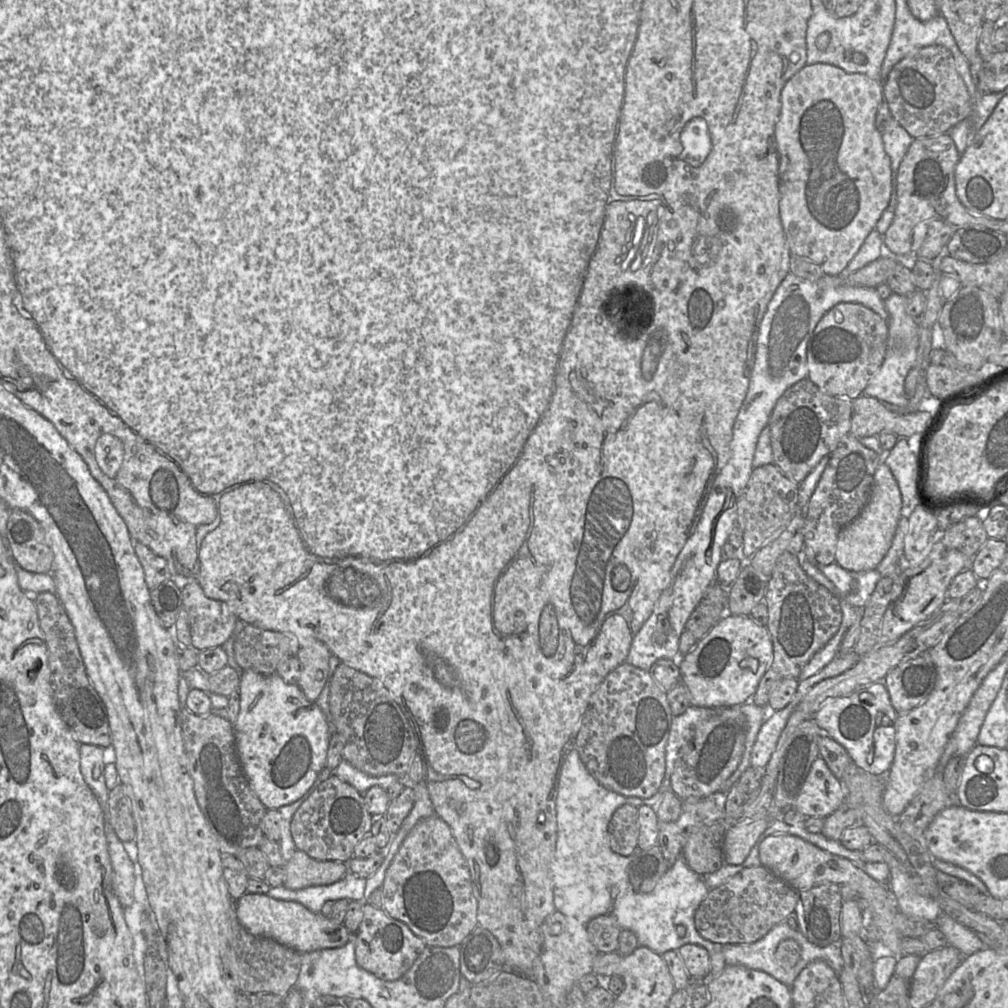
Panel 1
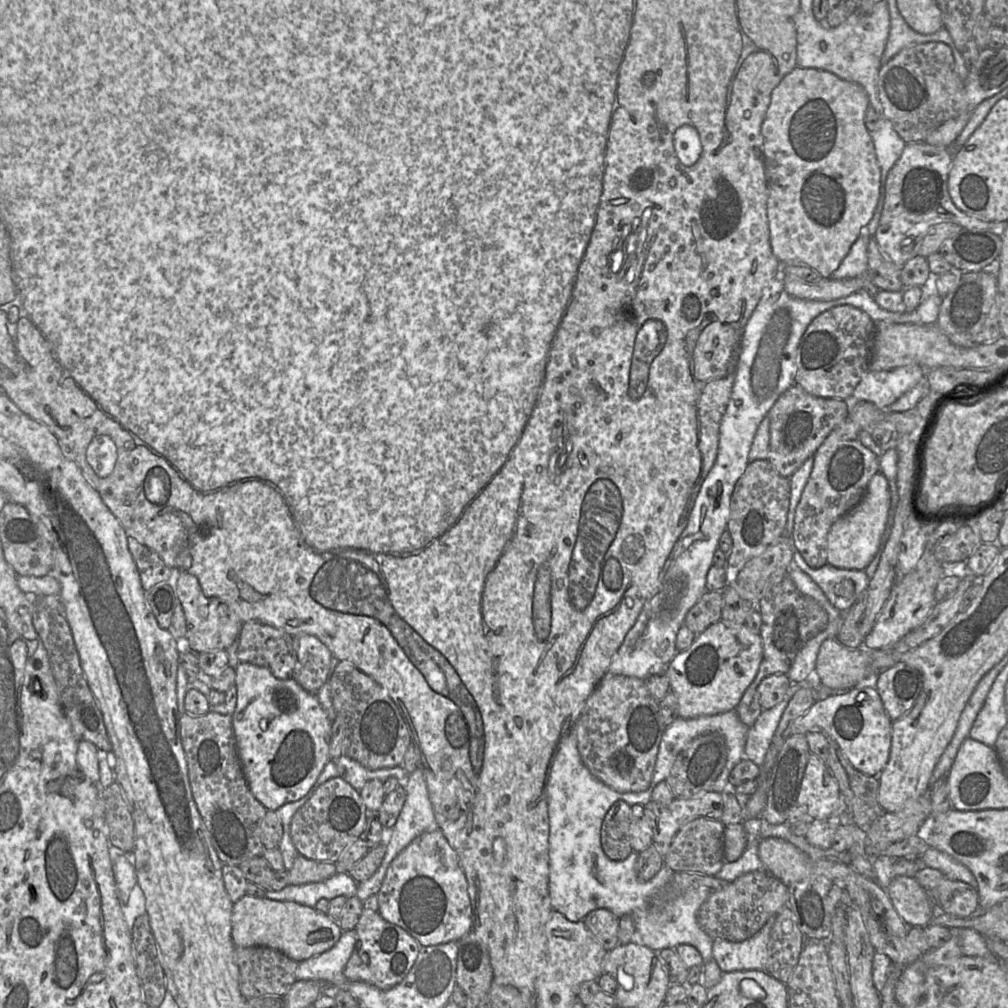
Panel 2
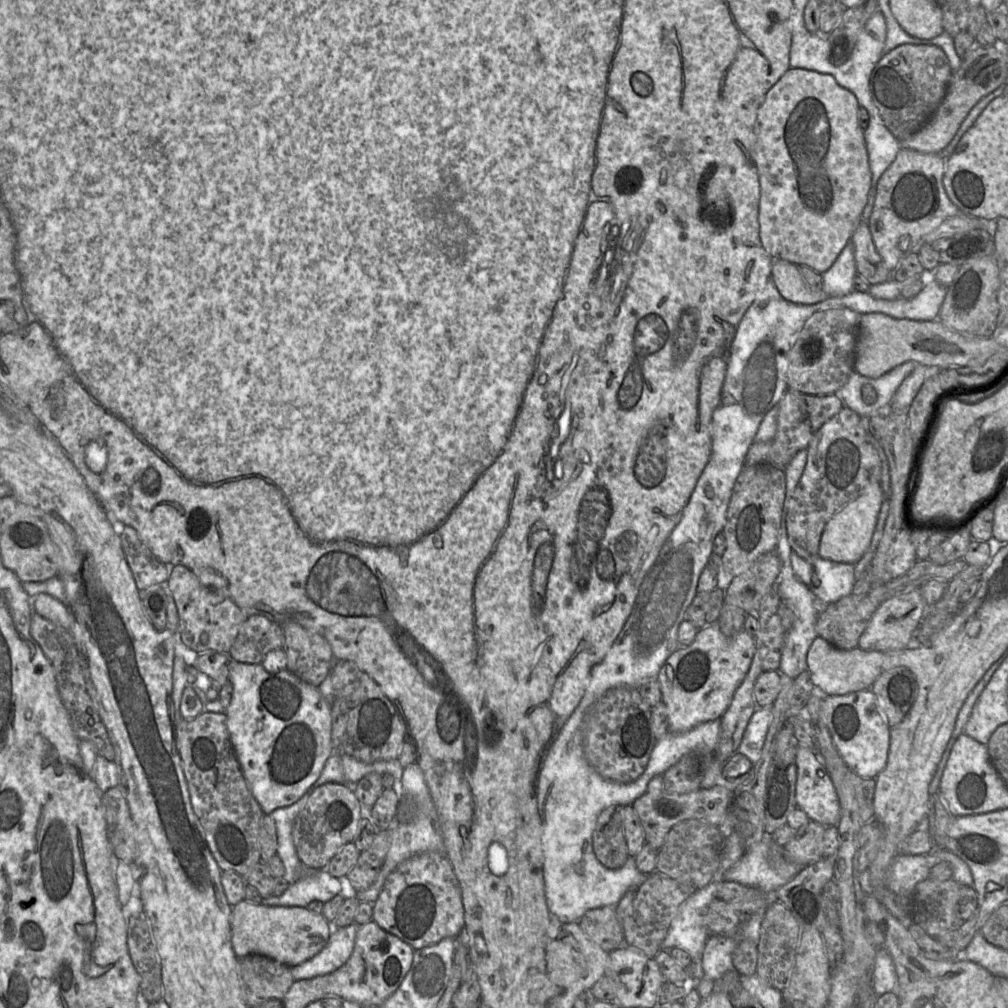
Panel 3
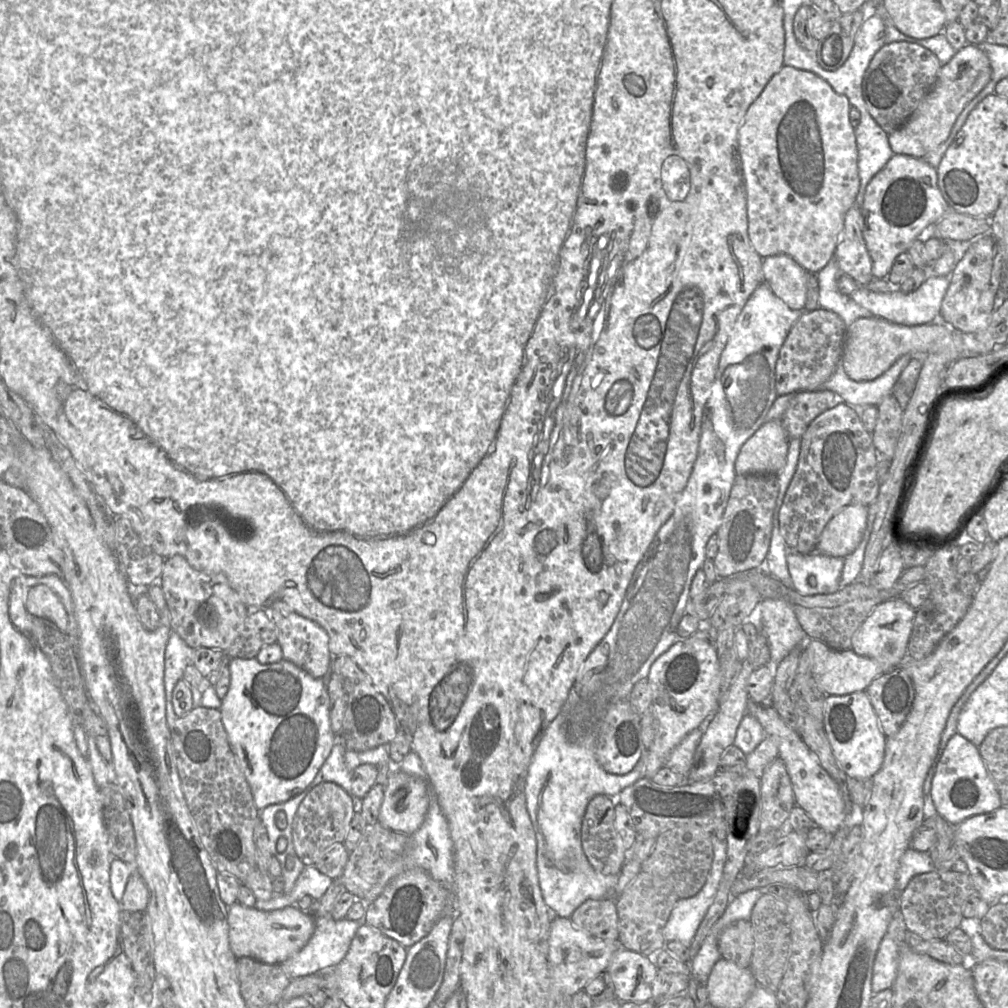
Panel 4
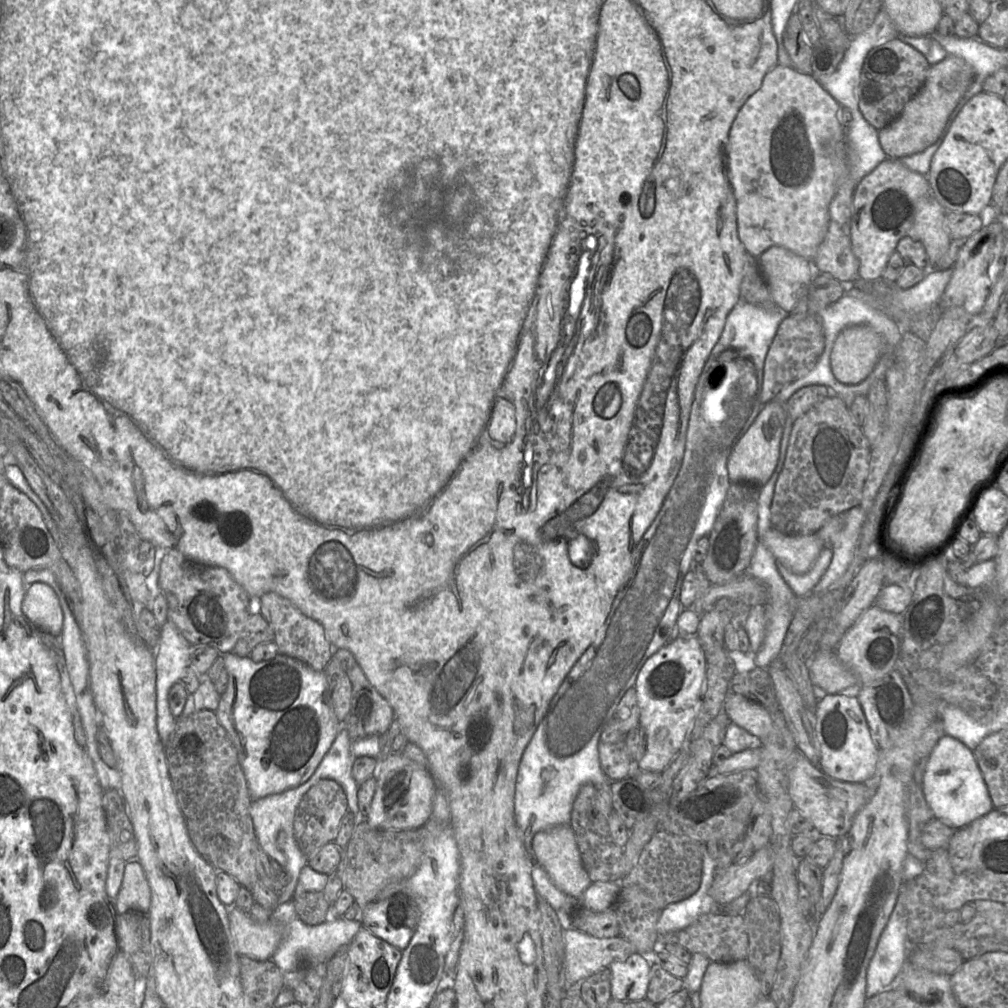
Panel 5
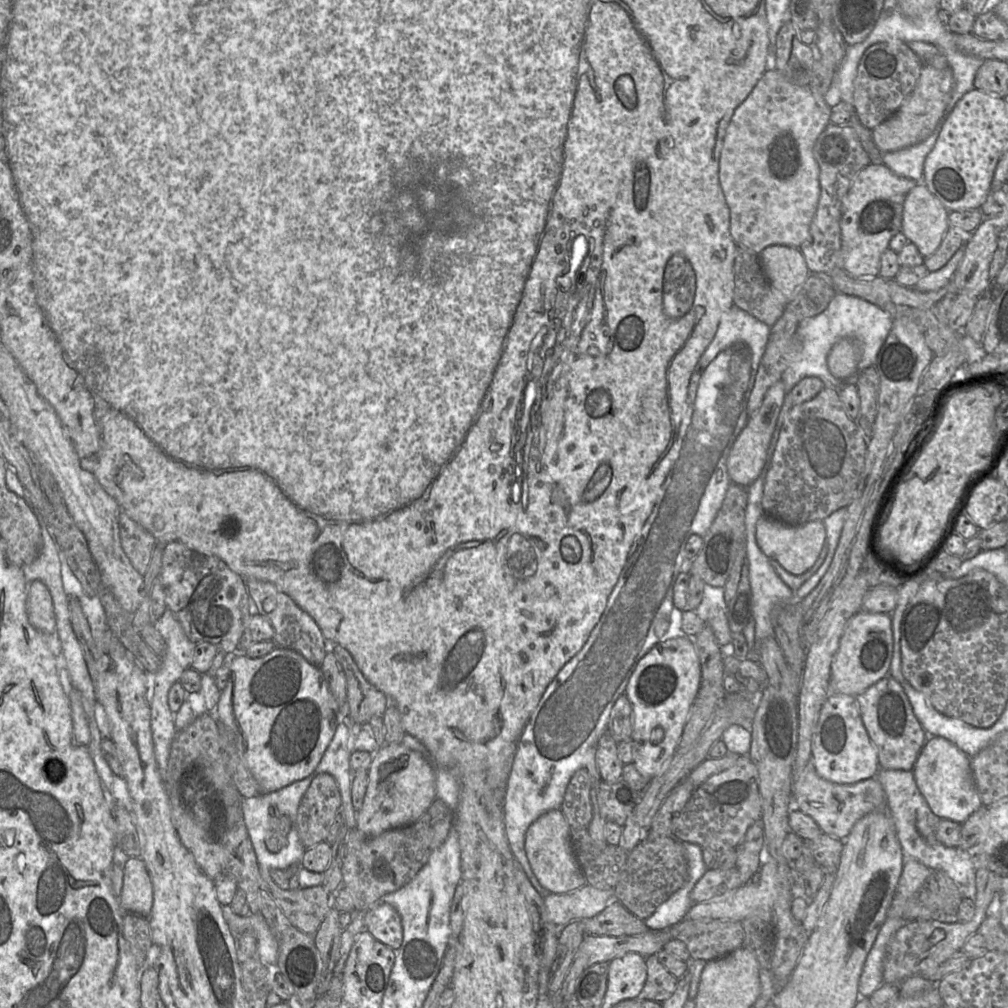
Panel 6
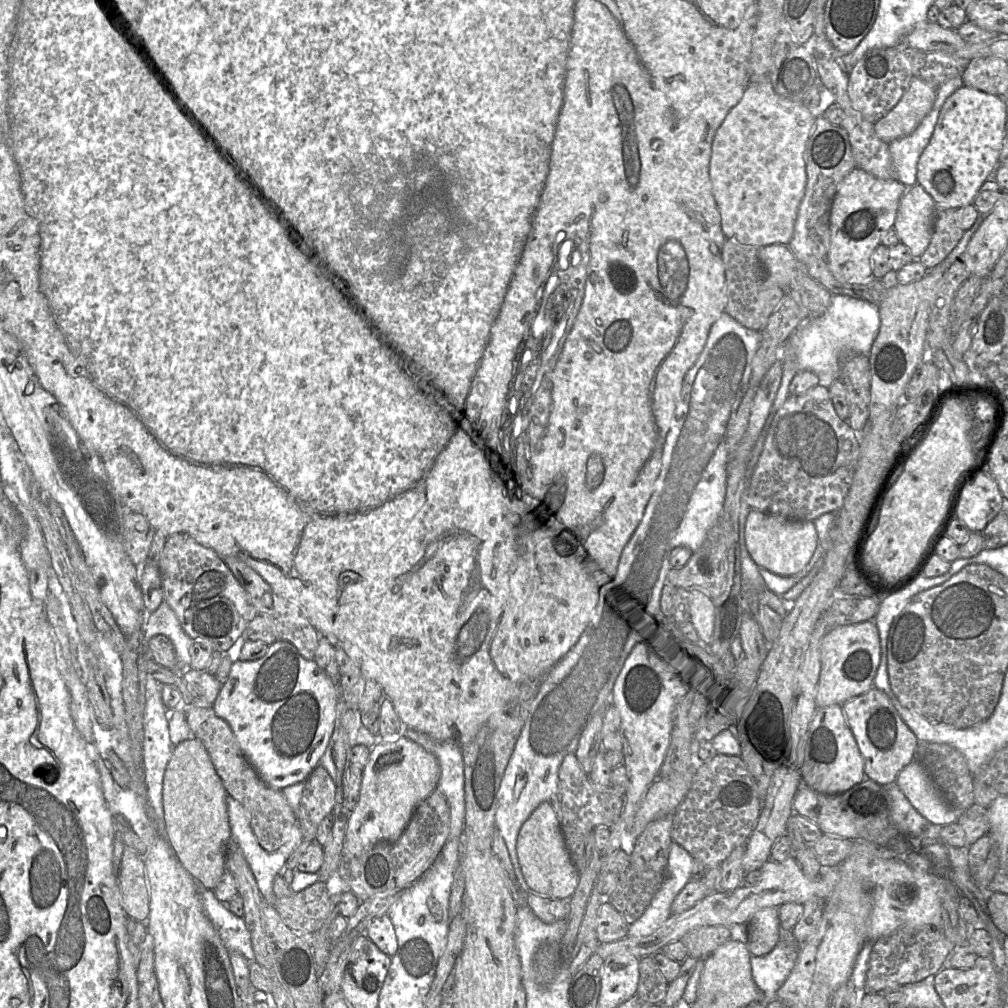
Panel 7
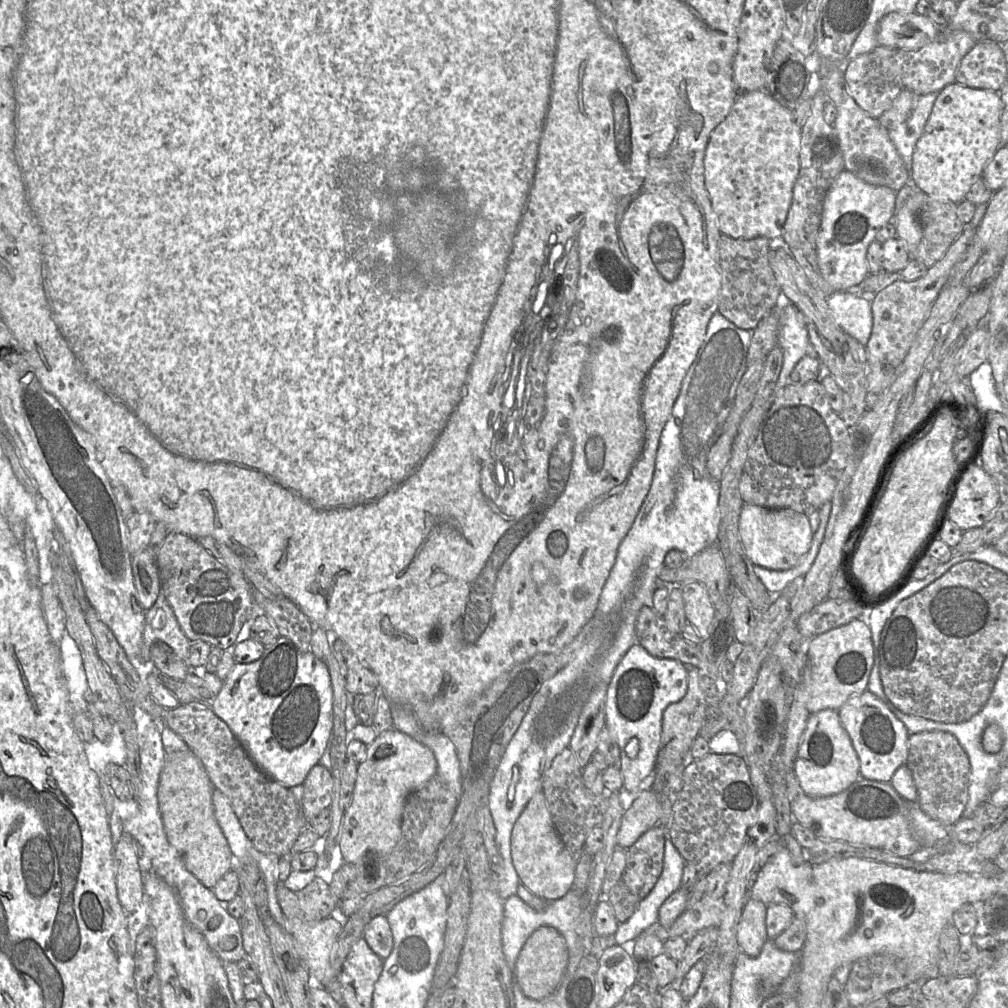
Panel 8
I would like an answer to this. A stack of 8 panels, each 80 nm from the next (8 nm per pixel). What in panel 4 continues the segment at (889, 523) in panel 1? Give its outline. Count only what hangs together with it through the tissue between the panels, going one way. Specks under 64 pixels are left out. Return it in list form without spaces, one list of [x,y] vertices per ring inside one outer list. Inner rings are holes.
[[[848,505],[834,515],[823,529],[817,552],[845,558],[861,543],[868,523],[868,506]]]

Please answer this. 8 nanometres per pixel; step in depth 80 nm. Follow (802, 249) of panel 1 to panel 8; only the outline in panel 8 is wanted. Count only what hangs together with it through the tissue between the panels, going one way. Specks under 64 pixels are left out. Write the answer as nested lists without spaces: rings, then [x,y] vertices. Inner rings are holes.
[[[765,89],[741,93],[726,118],[712,131],[704,155],[704,179],[709,193],[713,211],[716,215],[719,230],[722,235],[749,240],[756,237],[767,238],[777,243],[782,237],[783,226],[787,219],[788,211],[792,202],[792,190],[799,173],[799,152],[801,145],[801,131],[794,120],[792,111],[778,103]]]

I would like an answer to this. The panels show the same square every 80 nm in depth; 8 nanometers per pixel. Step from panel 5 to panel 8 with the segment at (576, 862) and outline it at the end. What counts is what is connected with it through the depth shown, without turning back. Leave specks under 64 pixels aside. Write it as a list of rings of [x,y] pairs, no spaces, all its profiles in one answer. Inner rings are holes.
[[[536,792],[516,820],[511,836],[512,862],[520,882],[546,901],[562,898],[573,886],[576,862],[553,825],[543,792]]]

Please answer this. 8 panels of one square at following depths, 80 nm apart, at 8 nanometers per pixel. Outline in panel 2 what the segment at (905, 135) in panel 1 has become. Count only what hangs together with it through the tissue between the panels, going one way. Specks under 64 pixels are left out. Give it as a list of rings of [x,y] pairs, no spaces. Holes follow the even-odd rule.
[[[881,117],[876,129],[870,132],[876,159],[881,170],[882,188],[887,174],[898,161],[906,146],[904,140],[895,131],[892,123],[886,117]]]

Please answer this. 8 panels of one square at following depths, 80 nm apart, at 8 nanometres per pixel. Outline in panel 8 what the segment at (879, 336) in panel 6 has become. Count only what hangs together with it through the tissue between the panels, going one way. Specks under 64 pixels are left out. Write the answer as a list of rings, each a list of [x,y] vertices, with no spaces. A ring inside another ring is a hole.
[[[835,292],[827,299],[834,322],[863,346],[869,341],[873,326],[871,301],[851,292]]]

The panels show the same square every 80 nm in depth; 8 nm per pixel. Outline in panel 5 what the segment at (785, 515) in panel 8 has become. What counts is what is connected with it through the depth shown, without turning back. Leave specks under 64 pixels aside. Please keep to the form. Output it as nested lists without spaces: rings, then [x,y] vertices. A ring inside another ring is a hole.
[[[775,528],[766,533],[764,545],[777,561],[781,561],[795,574],[808,572],[825,546],[817,533],[786,535]]]

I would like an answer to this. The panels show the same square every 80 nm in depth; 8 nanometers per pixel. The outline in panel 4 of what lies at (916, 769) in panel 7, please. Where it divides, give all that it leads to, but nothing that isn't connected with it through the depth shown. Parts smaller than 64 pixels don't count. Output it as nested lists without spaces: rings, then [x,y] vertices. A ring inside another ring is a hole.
[[[958,733],[950,738],[938,759],[931,795],[937,813],[953,827],[971,816],[989,813],[1002,806],[997,786],[985,766],[979,748]]]

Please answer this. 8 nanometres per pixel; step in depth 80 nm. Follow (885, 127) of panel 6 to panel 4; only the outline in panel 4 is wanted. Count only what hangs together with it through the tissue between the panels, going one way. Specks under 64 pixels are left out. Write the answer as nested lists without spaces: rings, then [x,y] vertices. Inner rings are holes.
[[[975,44],[956,51],[952,59],[941,66],[935,84],[909,119],[888,135],[894,154],[923,158],[936,150],[949,137],[953,125],[965,106],[989,83],[991,66],[986,53]]]

